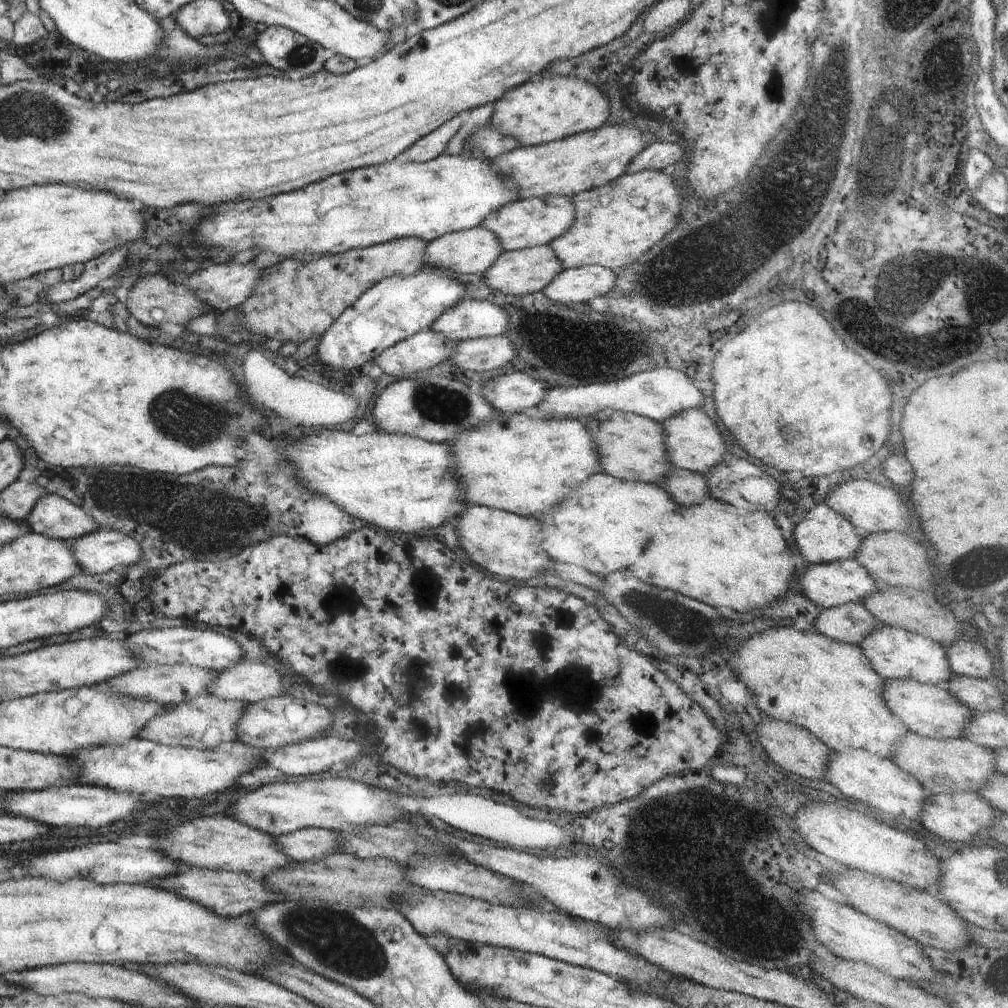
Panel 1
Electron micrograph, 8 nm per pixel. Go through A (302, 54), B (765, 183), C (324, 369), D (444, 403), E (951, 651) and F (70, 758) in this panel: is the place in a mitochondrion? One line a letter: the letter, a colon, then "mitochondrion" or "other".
A: mitochondrion
B: other
C: other
D: mitochondrion
E: other
F: other

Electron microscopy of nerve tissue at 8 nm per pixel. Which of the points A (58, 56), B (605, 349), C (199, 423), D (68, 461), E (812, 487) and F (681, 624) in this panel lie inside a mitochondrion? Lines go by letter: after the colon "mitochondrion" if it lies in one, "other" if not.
A: mitochondrion
B: mitochondrion
C: mitochondrion
D: other
E: other
F: mitochondrion

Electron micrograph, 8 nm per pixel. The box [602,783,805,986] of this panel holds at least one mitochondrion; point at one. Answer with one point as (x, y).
(693, 808)

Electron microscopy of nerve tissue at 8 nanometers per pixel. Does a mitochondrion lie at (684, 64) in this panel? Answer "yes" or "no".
no

